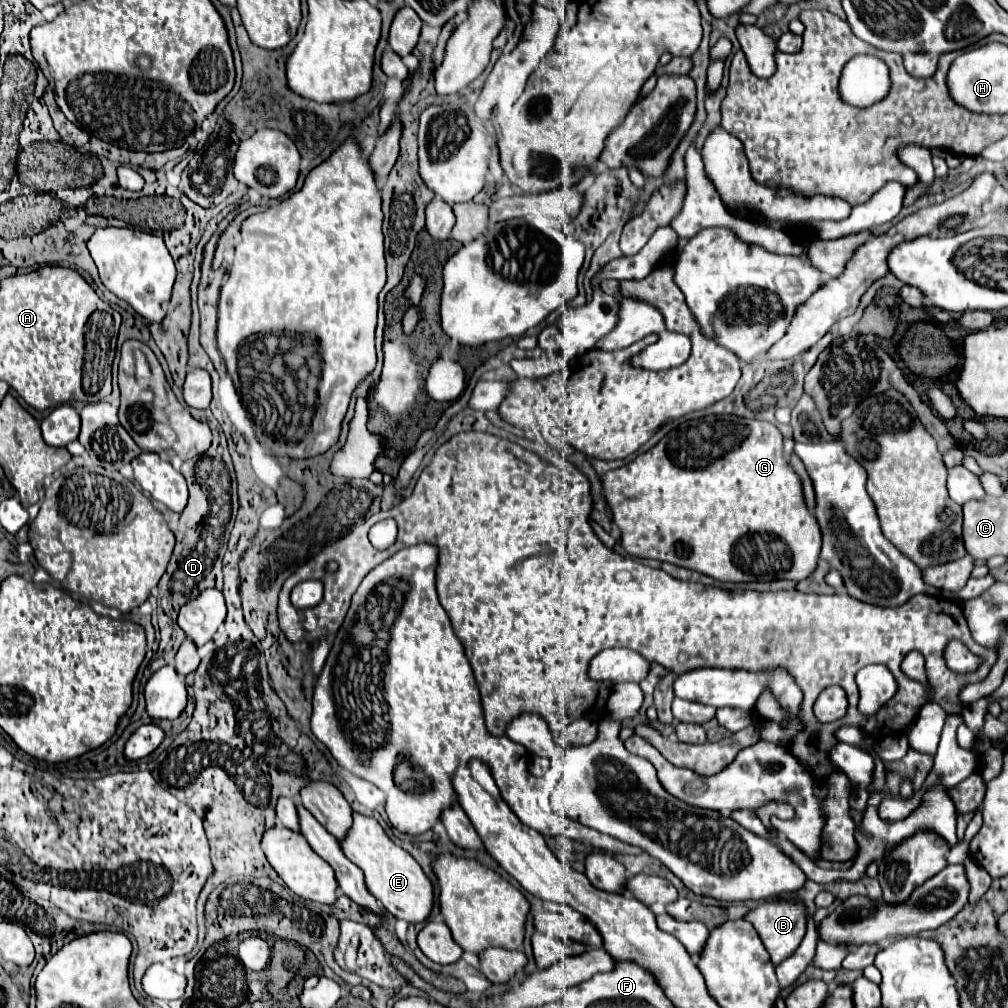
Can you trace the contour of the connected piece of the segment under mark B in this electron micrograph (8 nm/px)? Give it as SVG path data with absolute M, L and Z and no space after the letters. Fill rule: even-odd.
M764 901L744 919L758 931L774 965L794 955L806 933L806 913L800 903Z

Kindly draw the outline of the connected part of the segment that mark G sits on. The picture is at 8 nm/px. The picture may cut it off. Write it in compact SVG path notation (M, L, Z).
M706 415L700 419L684 421L680 427L670 431L666 437L662 437L650 451L640 453L632 463L608 471L602 477L604 485L604 497L608 505L612 507L612 515L616 525L622 531L622 547L634 555L634 557L646 557L646 559L658 559L666 563L674 563L678 567L686 567L704 575L710 575L718 581L774 581L774 579L792 579L802 581L810 577L818 565L820 549L822 549L822 531L814 517L814 513L806 507L804 491L802 491L802 479L792 469L790 461L784 457L782 451L784 437L782 433L768 421L756 421L756 419L740 419L736 415Z

